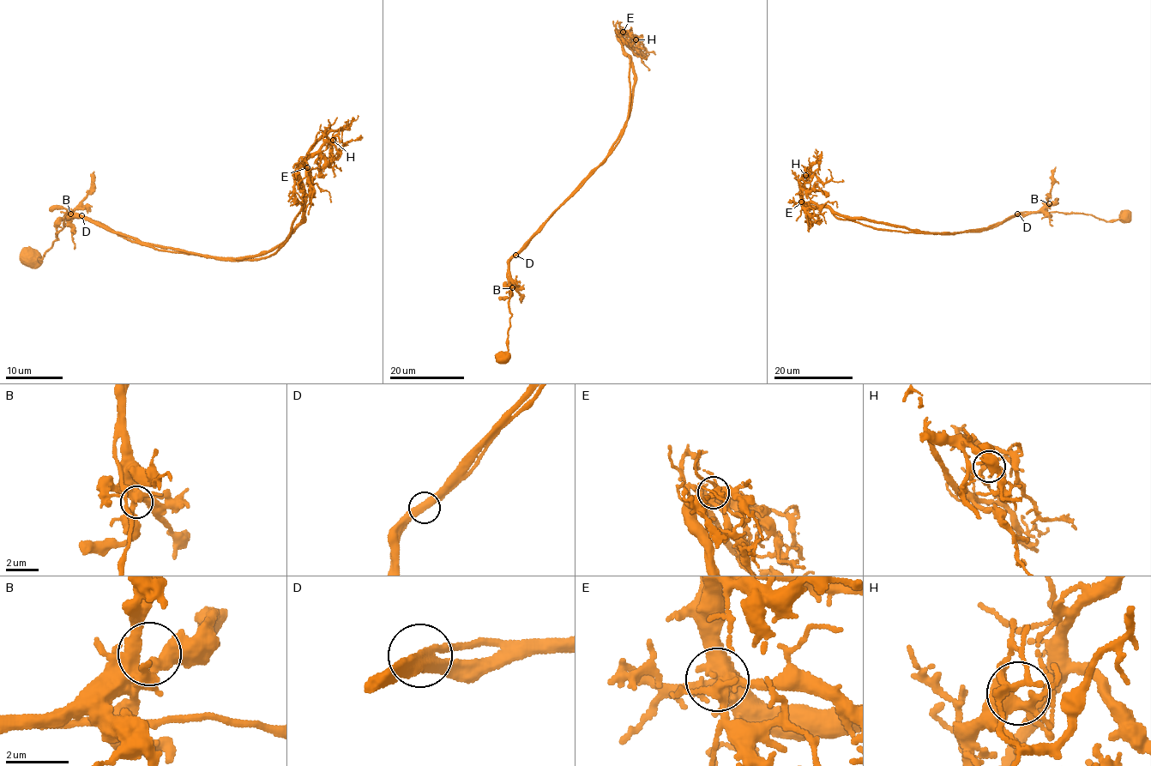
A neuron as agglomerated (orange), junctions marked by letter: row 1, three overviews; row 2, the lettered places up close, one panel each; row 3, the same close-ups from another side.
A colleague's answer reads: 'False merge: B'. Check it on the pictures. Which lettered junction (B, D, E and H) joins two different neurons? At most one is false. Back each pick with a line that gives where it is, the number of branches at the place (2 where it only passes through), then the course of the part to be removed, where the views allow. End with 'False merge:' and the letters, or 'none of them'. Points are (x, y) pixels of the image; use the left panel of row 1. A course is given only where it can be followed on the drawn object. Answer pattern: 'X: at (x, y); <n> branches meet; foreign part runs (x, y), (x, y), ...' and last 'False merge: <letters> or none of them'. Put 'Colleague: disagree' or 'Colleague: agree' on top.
Colleague: disagree
False merge: none of them

